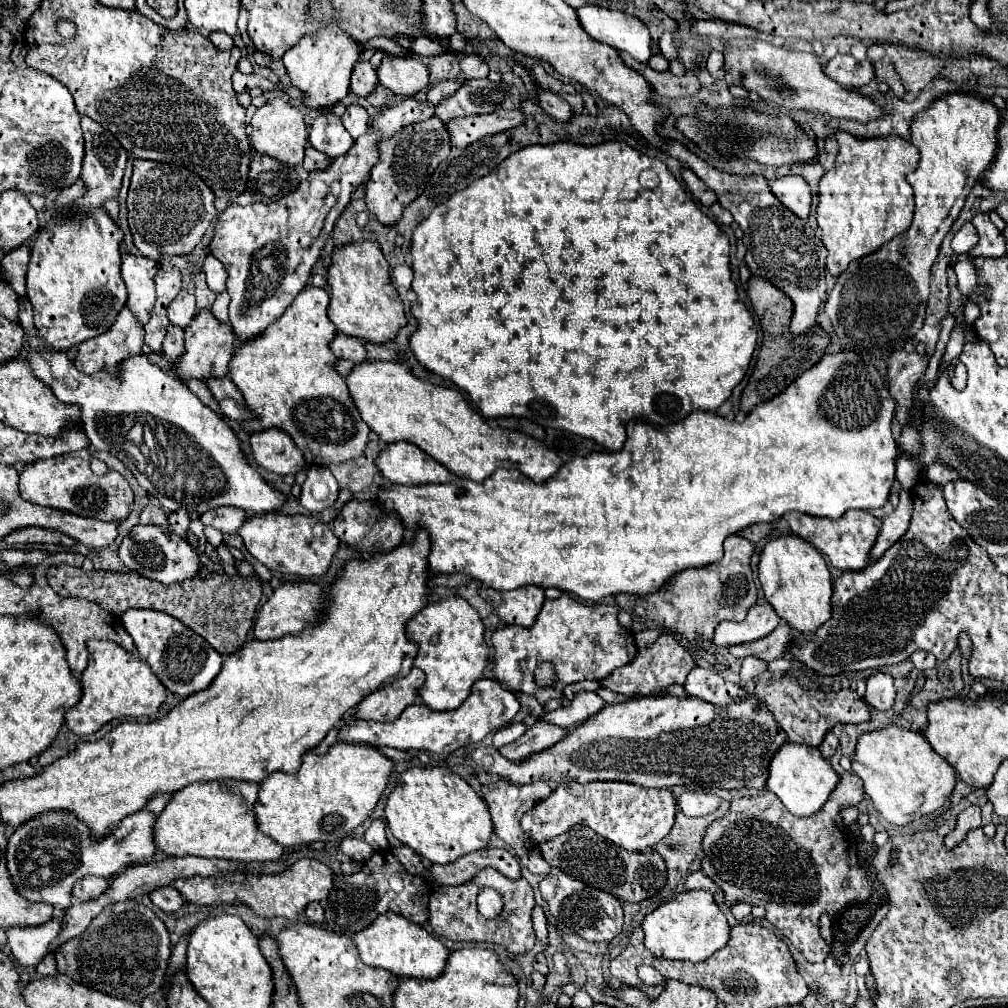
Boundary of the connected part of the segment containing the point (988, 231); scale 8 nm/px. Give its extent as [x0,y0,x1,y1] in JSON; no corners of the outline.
[970,214,1006,258]

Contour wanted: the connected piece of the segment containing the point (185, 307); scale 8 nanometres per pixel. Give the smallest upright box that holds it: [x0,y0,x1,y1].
[168,290,196,328]

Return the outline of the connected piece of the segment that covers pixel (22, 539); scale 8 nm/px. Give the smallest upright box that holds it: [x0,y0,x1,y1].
[4,526,74,546]

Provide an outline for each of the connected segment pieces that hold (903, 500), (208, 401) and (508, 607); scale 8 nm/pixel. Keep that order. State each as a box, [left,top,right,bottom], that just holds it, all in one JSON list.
[[868,490,912,564],[186,378,220,414],[480,586,544,628]]

